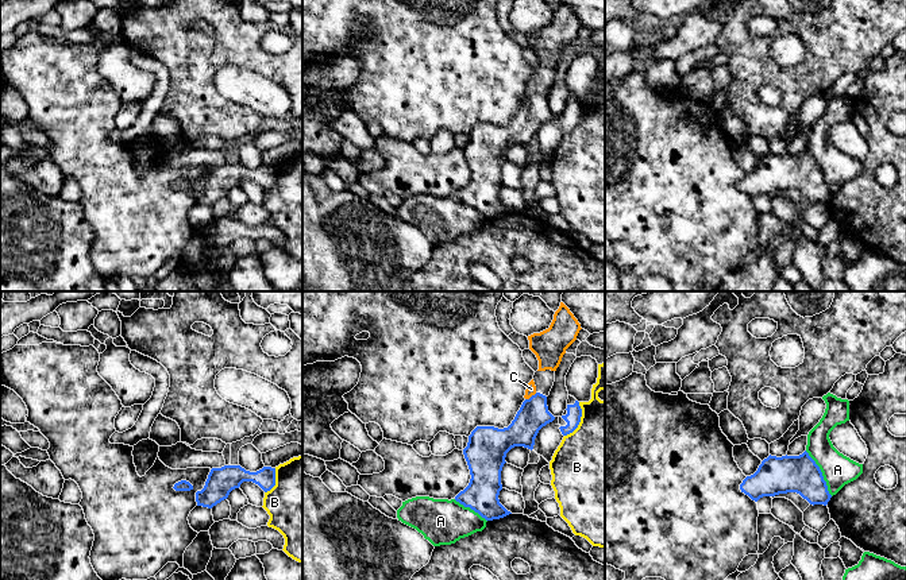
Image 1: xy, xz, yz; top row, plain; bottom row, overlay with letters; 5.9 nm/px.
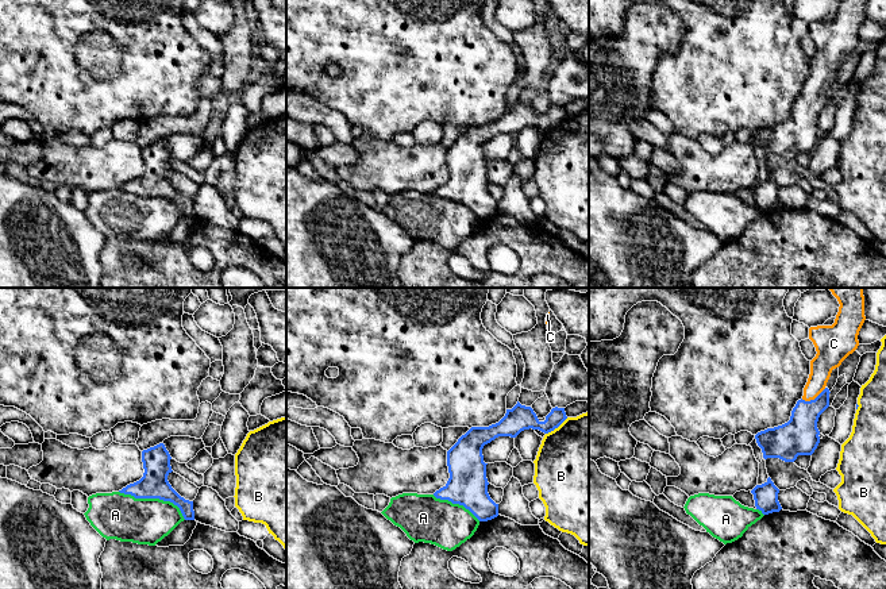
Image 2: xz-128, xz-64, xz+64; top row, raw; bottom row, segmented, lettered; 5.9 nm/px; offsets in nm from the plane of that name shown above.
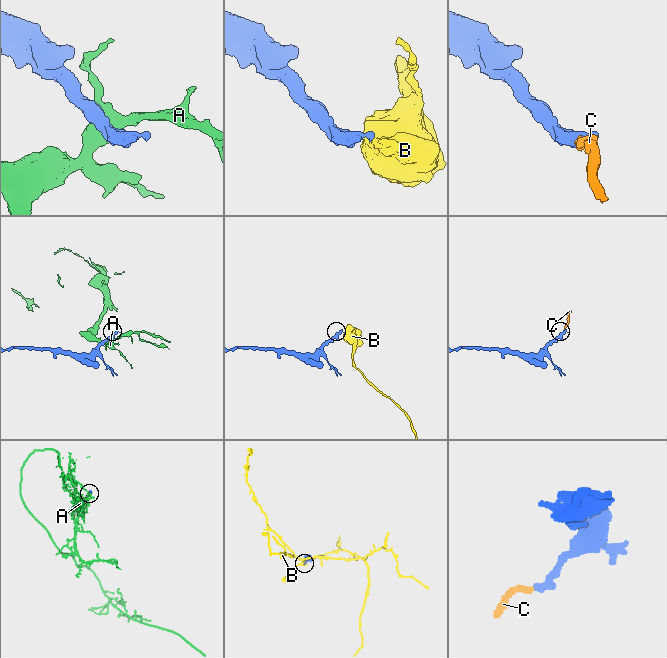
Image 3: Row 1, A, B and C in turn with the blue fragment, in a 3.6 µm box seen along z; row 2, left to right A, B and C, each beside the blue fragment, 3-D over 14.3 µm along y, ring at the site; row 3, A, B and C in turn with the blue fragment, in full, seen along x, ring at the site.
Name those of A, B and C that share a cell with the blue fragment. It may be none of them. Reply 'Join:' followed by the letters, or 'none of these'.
Join: C

